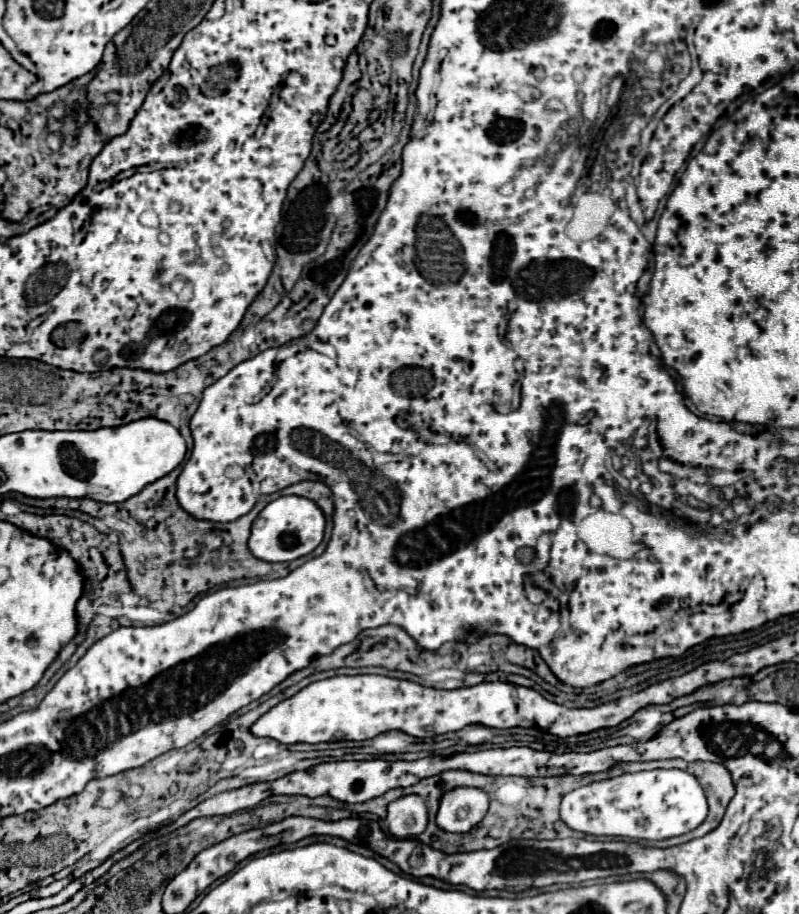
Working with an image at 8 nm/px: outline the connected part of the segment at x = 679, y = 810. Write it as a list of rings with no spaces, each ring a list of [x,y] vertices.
[[[682,769],[626,773],[578,787],[562,797],[562,821],[580,833],[630,839],[668,839],[696,829],[708,813],[706,797],[694,775]]]

